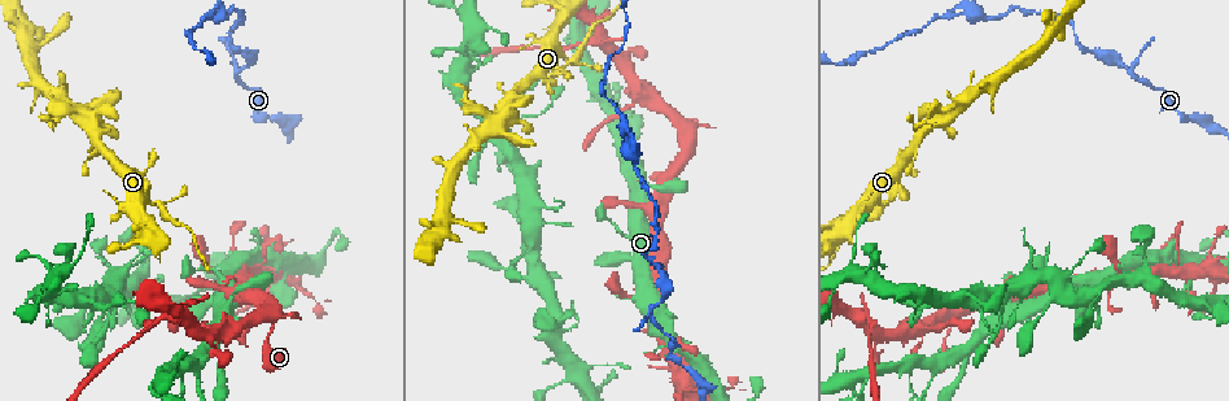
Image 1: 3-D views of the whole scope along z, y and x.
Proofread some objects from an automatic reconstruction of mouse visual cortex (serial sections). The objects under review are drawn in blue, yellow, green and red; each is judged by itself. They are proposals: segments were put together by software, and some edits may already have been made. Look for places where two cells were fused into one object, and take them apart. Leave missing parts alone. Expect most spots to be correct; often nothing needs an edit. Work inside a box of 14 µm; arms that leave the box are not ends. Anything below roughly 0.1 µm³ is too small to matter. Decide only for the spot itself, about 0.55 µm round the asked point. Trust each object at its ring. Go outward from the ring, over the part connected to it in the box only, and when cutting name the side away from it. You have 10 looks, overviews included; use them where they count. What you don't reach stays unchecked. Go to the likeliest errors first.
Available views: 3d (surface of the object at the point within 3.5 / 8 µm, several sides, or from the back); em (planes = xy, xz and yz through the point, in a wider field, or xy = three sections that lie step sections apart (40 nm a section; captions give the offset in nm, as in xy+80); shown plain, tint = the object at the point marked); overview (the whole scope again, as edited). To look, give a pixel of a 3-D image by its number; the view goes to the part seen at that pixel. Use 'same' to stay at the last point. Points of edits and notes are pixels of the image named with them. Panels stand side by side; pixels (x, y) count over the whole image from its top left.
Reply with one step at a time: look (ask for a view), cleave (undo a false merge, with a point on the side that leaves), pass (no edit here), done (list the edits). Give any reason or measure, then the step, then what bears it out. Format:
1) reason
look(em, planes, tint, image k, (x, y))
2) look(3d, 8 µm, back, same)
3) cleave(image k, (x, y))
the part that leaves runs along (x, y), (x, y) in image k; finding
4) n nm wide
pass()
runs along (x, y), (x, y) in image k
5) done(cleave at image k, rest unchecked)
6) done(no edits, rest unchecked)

abrupt turn
look(3d, 3.5 µm, image 1, (158, 203))

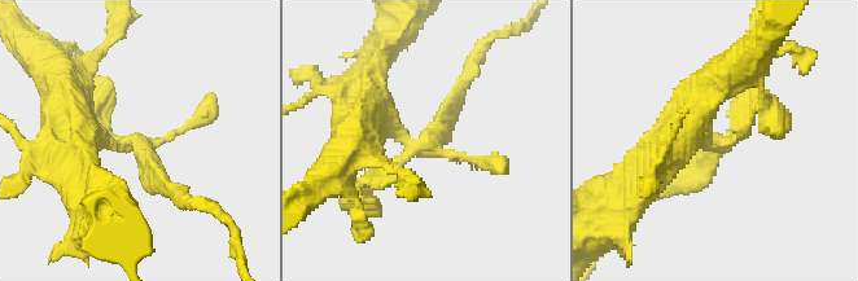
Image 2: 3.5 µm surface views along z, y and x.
look(em, xy, step 3, plain, image 2, (719, 141))

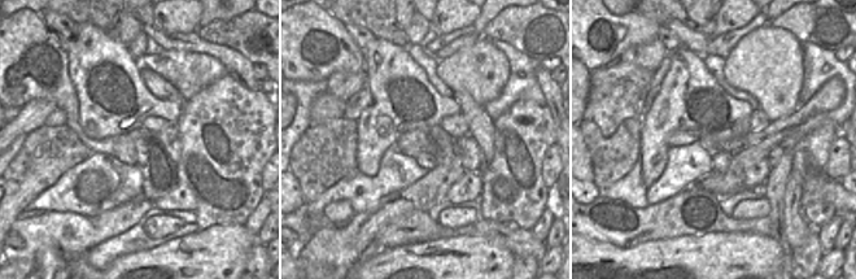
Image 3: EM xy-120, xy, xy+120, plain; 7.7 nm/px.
where the object lies
look(em, xy, step 3, tint, same)

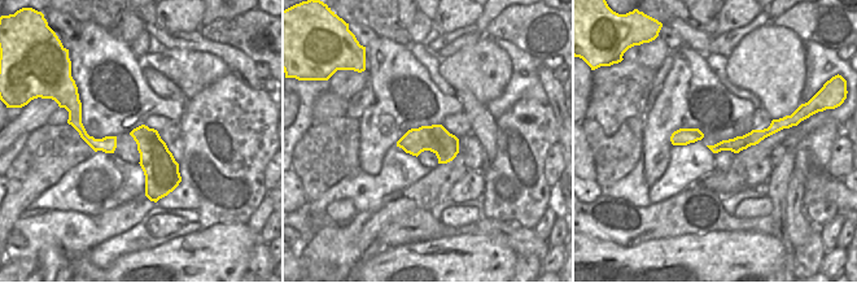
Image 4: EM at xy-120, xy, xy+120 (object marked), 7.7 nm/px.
cleave(image 2, (690, 178))
the part that leaves runs along (416, 146), (443, 127), (472, 64) in image 2; a second cell is stuck on

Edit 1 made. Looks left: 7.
see it whole again
look(overview)

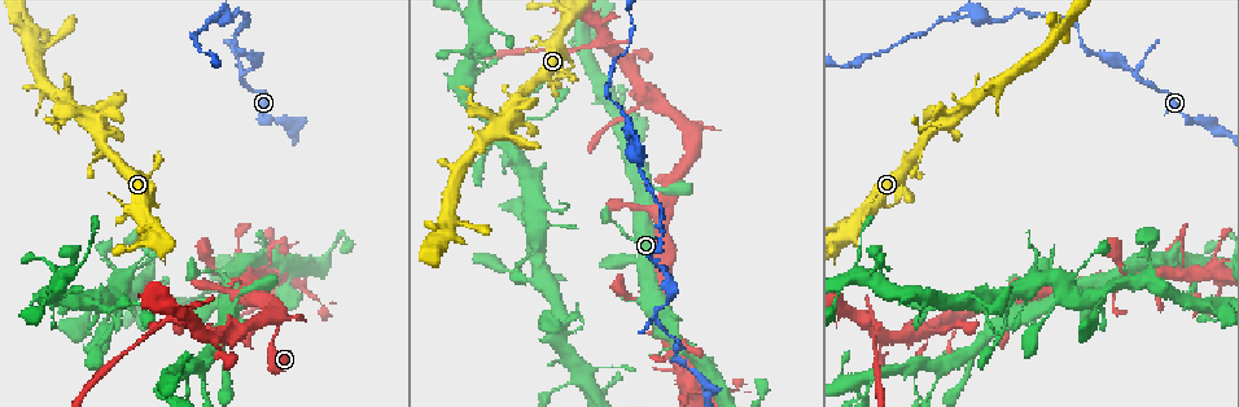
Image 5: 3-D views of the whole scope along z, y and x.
small branch off a trunk
look(3d, 3.5 µm, image 5, (644, 102))

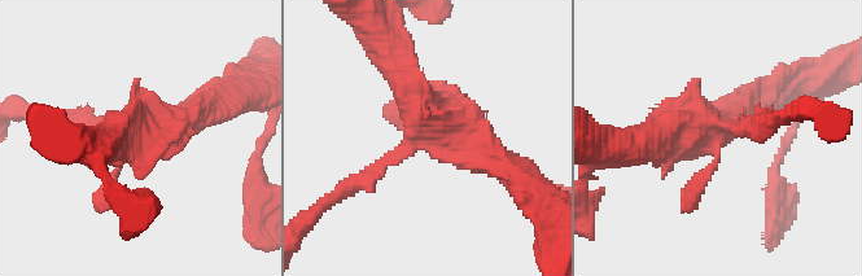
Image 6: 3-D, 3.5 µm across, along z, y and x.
look(em, xy, step 5, tint, image 6, (418, 136))

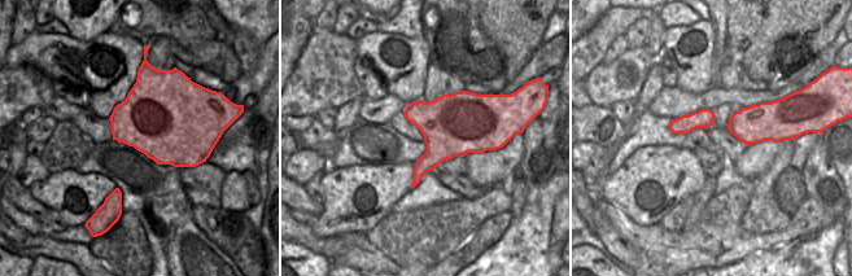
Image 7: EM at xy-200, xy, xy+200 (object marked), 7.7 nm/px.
pass()
all the same cell

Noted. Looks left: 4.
calibre changes
look(3d, 3.5 µm, back, image 5, (665, 304))

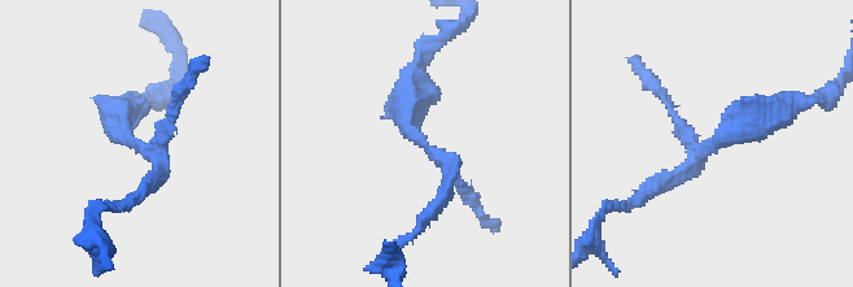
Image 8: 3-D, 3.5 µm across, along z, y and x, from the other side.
look(em, xy, step 1, tint, image 8, (714, 141))

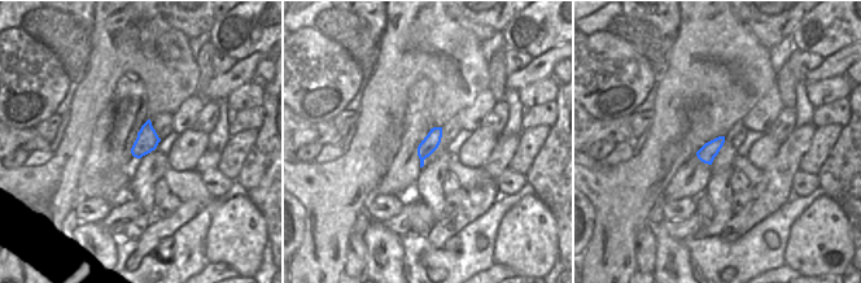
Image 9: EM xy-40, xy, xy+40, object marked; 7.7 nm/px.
130 nm wide
pass()
runs along (659, 181), (778, 105) in image 8; one cell here

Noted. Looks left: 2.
sharp bend
look(3d, 3.5 µm, image 5, (233, 47))

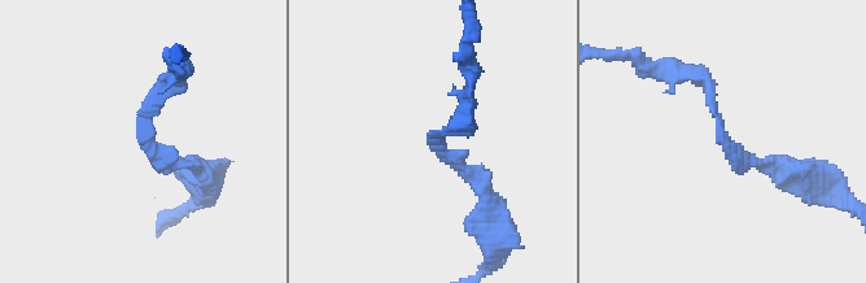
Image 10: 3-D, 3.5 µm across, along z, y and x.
arms of 150, 150 nm; need the tissue
look(em, xy, step 1, tint, image 10, (144, 139))

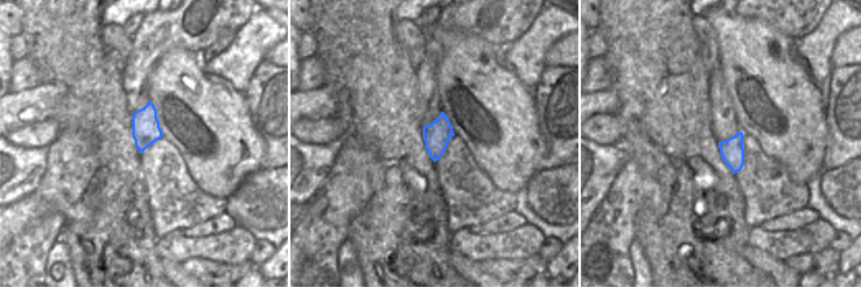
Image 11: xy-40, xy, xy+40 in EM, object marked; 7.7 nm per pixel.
pass()
runs along (777, 169), (743, 165), (694, 77) in image 10; continuous, no second cell

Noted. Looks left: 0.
done(cleave at image 2, rest unchecked)

